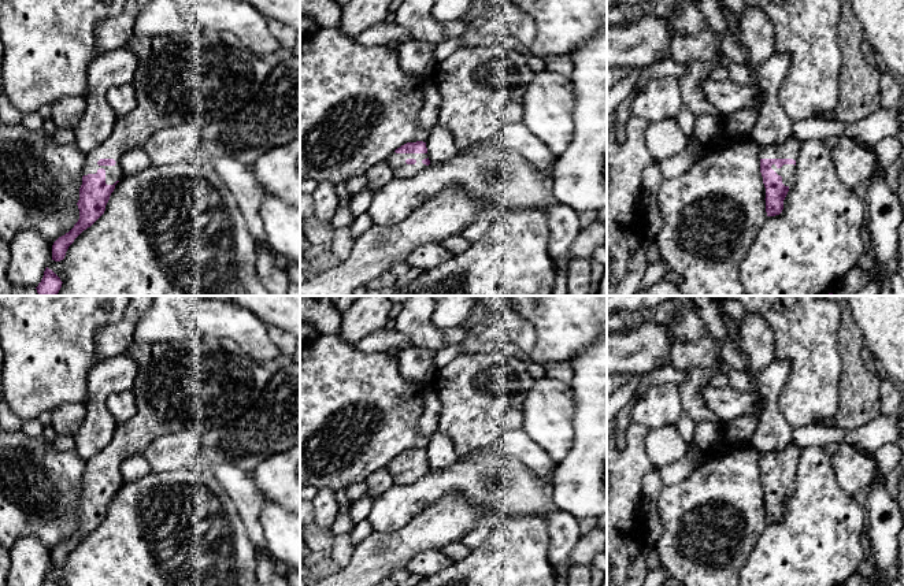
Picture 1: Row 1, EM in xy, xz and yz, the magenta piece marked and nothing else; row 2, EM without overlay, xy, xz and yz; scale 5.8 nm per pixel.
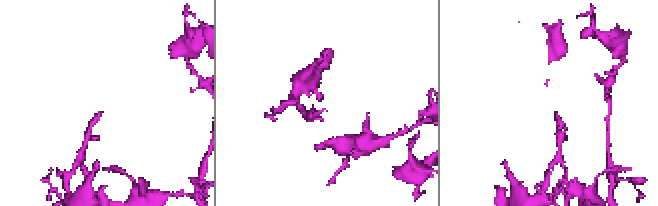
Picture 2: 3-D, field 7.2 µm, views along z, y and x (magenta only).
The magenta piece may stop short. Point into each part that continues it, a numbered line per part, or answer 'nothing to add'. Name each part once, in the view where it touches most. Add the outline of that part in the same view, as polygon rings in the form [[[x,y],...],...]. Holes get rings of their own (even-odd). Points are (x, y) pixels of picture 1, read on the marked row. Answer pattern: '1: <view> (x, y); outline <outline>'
1: xy (197, 77); outline [[[212,31],[162,37],[133,33],[126,47],[137,58],[131,81],[137,105],[130,114],[116,118],[114,131],[88,153],[82,170],[88,175],[104,168],[107,185],[114,185],[123,175],[121,157],[125,152],[141,148],[160,129],[175,127],[186,120],[205,125],[230,118],[252,101],[271,71],[249,48],[230,47]]]

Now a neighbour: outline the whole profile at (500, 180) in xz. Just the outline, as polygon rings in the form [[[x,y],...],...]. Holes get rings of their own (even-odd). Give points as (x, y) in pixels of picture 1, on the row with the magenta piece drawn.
[[[490,144],[473,151],[457,151],[455,156],[444,163],[430,163],[425,170],[408,178],[393,177],[374,194],[367,214],[374,225],[397,225],[425,201],[436,197],[449,186],[462,186],[474,200],[479,201],[484,212],[512,209],[540,209],[548,219],[549,235],[547,248],[552,259],[568,260],[568,249],[577,238],[581,226],[578,212],[563,204],[547,205],[547,186],[551,178],[522,155],[508,149],[496,148]]]

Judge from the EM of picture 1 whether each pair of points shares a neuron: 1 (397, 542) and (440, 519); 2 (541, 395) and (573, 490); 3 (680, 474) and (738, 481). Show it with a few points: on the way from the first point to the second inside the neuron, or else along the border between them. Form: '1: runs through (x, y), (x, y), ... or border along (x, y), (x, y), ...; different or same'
1: runs through (408, 541), (429, 530); same
2: border along (574, 427), (571, 445), (558, 463); different
3: border along (704, 452), (703, 460), (684, 479), (663, 486); different

